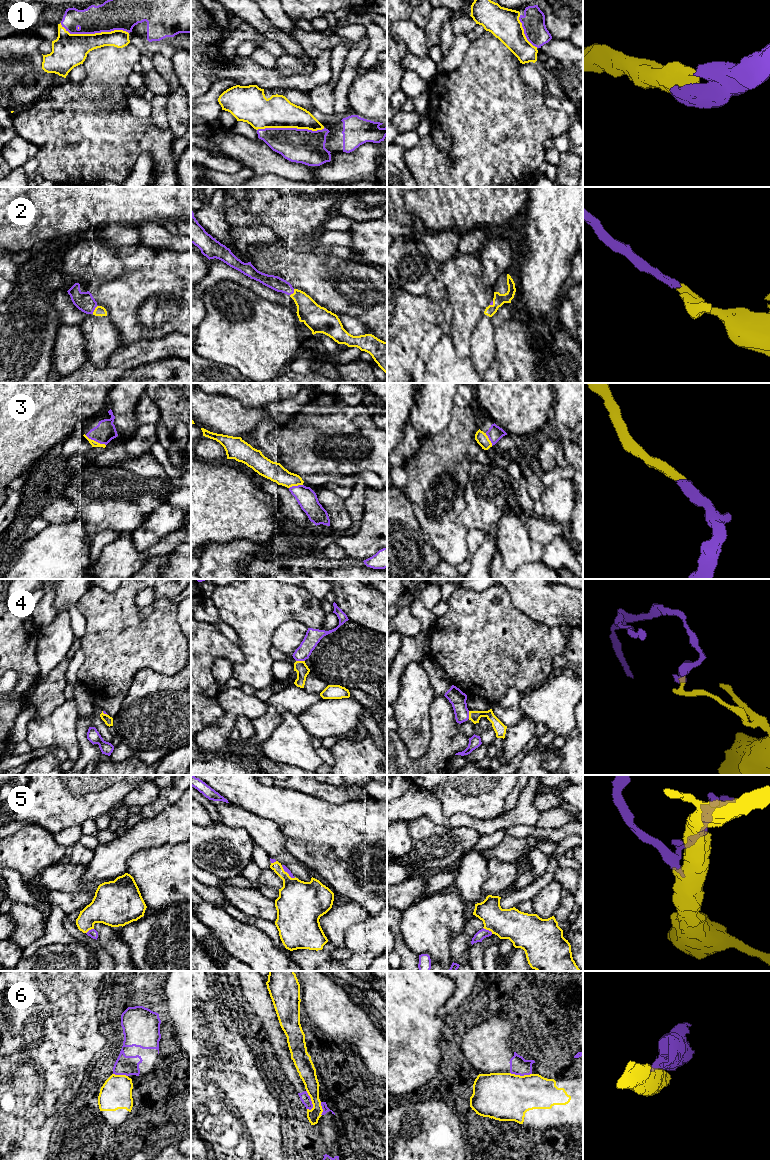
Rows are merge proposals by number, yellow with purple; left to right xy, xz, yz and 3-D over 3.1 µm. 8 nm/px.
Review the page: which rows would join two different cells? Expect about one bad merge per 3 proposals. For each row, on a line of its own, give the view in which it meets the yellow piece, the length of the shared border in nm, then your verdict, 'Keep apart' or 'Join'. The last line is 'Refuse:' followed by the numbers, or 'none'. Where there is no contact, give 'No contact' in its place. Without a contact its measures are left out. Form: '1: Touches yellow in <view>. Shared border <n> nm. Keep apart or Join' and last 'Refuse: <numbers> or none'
1: Touches yellow in xy. Shared border 550 nm. Join
2: Touches yellow in xy. Shared border 80 nm. Join
3: Touches yellow in xy. Shared border 190 nm. Join
4: Touches yellow in xz. Shared border 70 nm. Keep apart
5: Touches yellow in yz. Shared border 90 nm. Join
6: Touches yellow in xz. Shared border 170 nm. Keep apart
Refuse: 4, 6

